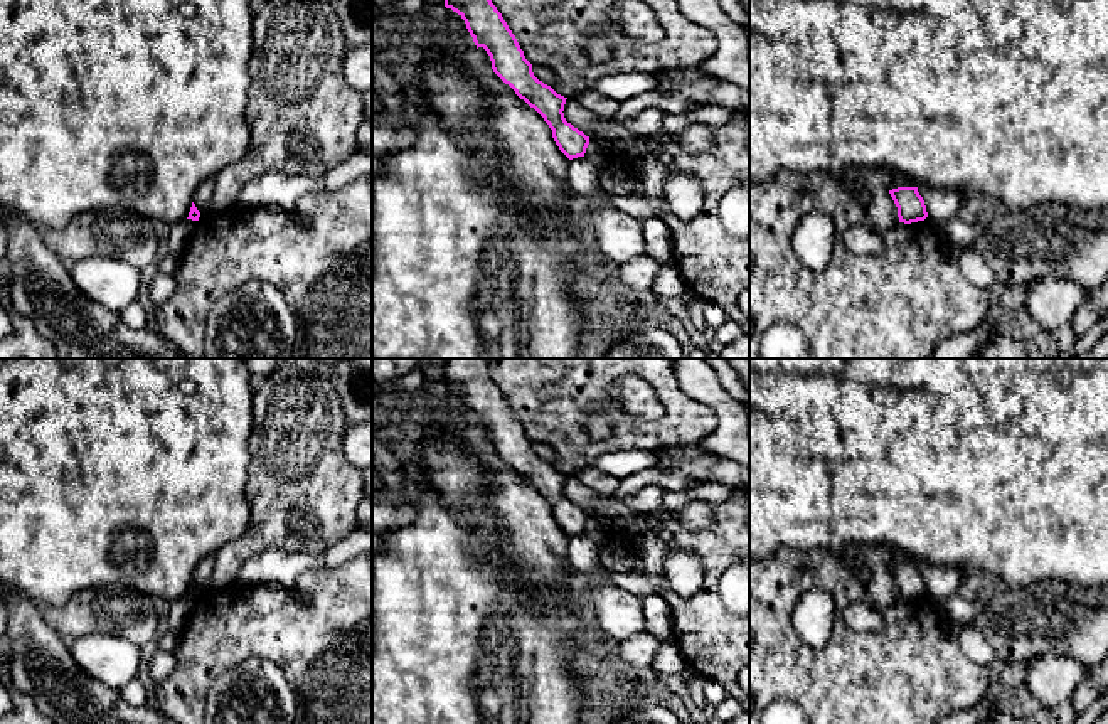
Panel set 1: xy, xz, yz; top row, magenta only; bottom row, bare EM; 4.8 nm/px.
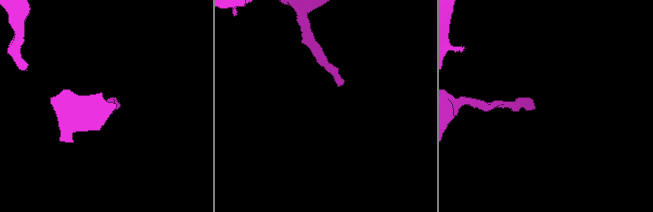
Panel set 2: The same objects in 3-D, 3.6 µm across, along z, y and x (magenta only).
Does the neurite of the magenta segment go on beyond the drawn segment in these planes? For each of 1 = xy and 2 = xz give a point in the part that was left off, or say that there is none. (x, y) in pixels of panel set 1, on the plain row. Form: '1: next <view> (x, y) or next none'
1: next none
2: next none

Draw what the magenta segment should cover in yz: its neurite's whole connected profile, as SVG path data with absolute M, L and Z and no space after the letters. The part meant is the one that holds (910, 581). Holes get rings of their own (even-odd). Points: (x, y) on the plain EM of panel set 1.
M898 564L889 567L896 584L899 599L911 601L928 594L923 574L918 564Z

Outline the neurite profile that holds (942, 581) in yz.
M918 562L918 569L924 578L928 594L933 599L941 599L956 593L967 574L958 567L933 566L928 562Z

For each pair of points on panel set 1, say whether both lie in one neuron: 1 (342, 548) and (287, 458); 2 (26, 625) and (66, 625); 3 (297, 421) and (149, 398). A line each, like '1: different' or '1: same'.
1: different
2: different
3: different

